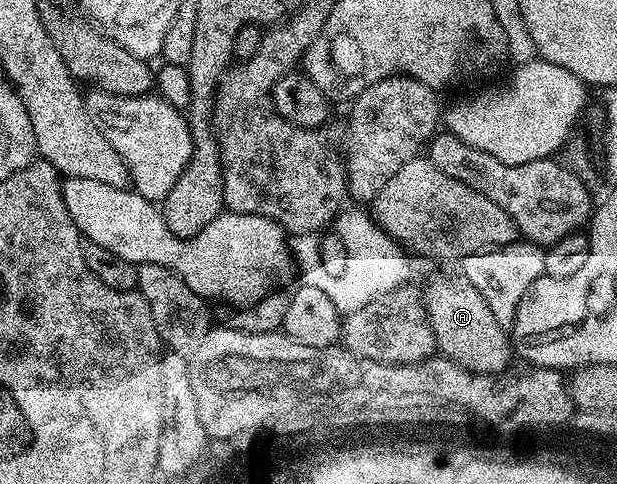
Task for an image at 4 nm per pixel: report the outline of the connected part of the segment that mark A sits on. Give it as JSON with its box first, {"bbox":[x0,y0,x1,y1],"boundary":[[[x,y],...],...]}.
{"bbox":[428,278,511,373],"boundary":[[[436,278],[428,290],[429,311],[436,329],[436,351],[442,357],[453,360],[471,373],[501,372],[509,364],[511,340],[506,329],[495,322],[491,306],[483,302],[483,294],[467,281],[458,278]]]}

